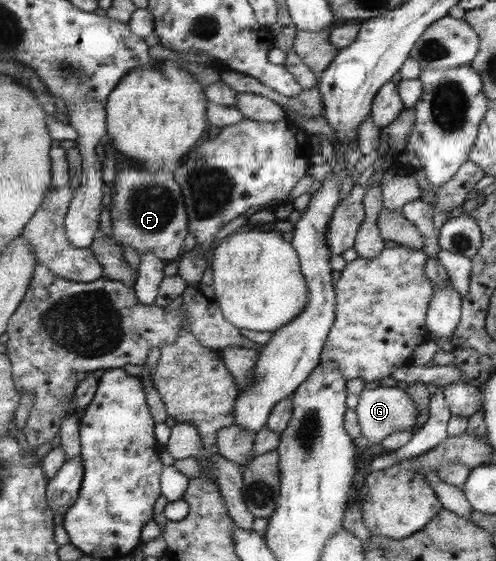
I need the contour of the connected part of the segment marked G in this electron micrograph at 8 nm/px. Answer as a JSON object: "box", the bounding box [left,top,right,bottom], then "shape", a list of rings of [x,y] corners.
{"box":[354,386,415,444],"shape":[[[404,386],[375,387],[364,389],[357,399],[354,408],[362,436],[372,444],[378,444],[382,438],[393,432],[411,430],[415,423],[415,406],[412,399],[405,393]]]}

